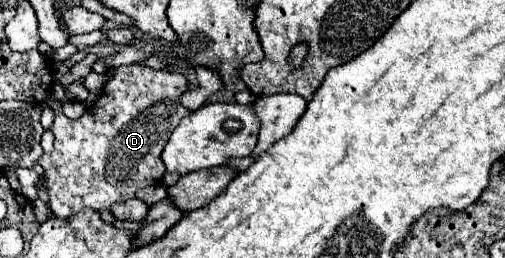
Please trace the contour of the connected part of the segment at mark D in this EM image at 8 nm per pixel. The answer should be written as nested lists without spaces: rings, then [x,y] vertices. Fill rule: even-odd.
[[[131,64],[115,70],[115,76],[103,86],[101,98],[89,106],[81,118],[69,120],[61,112],[61,102],[55,102],[55,122],[51,128],[55,136],[55,150],[51,154],[43,154],[39,160],[45,168],[51,212],[57,218],[69,218],[85,208],[109,210],[115,202],[133,198],[137,190],[161,184],[165,172],[161,152],[179,120],[191,114],[191,110],[181,104],[181,92],[185,90],[189,90],[189,80],[181,72],[153,70],[143,64]]]

